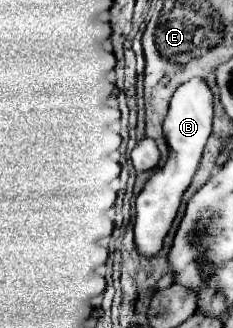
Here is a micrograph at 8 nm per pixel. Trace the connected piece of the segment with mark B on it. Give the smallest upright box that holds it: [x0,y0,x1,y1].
[135,79,213,253]

